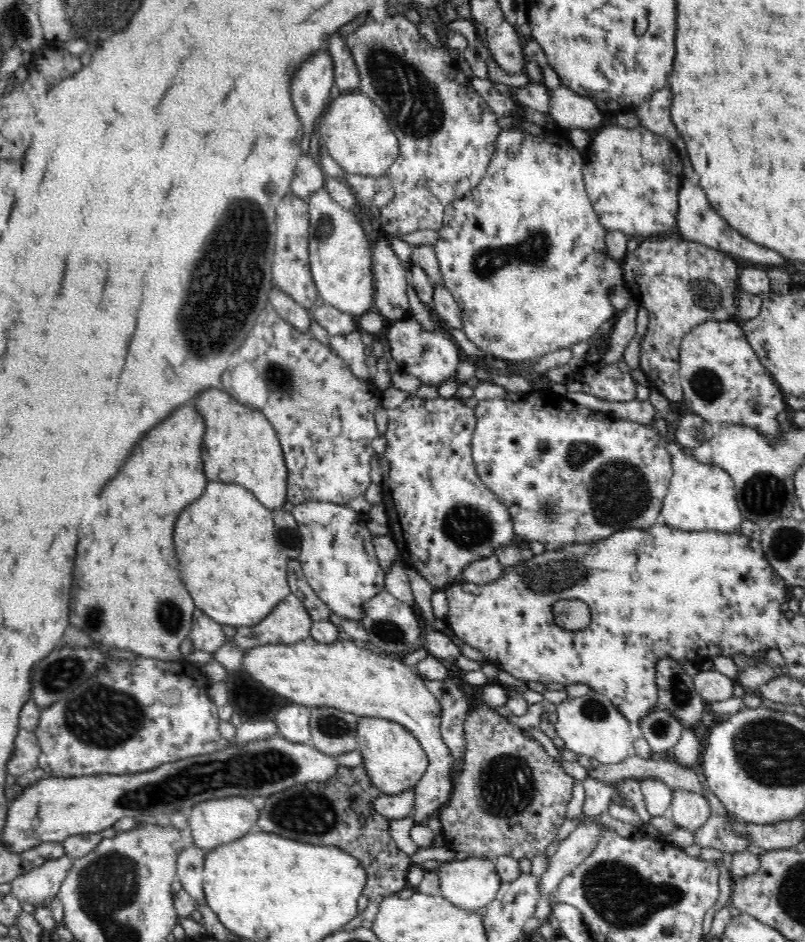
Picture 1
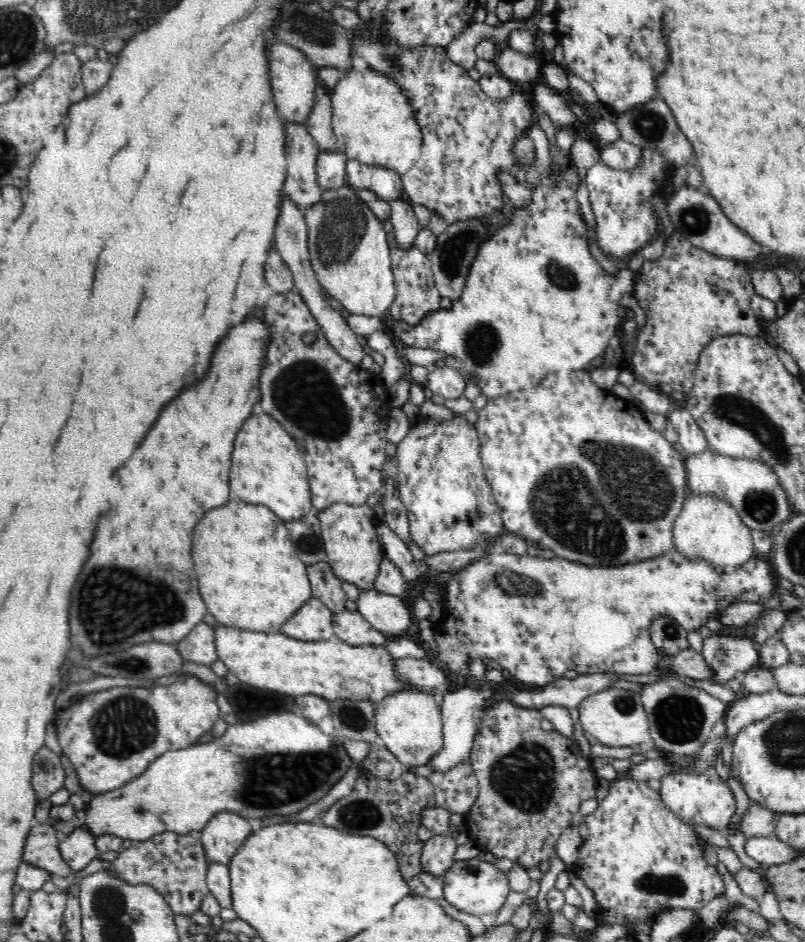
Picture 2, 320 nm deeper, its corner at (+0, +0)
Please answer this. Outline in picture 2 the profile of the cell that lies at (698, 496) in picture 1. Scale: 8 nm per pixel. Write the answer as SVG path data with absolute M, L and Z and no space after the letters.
M693 492L688 493L682 510L674 520L673 543L680 554L701 558L717 570L738 568L756 556L751 528L744 524L738 513L721 498Z

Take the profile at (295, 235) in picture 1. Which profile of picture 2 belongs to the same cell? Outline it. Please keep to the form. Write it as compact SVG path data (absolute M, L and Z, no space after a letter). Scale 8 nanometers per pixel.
M285 121L286 176L283 195L303 212L318 204L322 192L318 185L316 160L321 149L303 123Z

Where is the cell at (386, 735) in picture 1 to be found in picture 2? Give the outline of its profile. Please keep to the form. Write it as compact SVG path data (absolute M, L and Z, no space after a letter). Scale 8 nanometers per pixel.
M417 689L386 696L380 703L374 704L378 740L382 740L384 746L406 767L426 765L432 756L441 752L444 744L440 704L438 694Z

